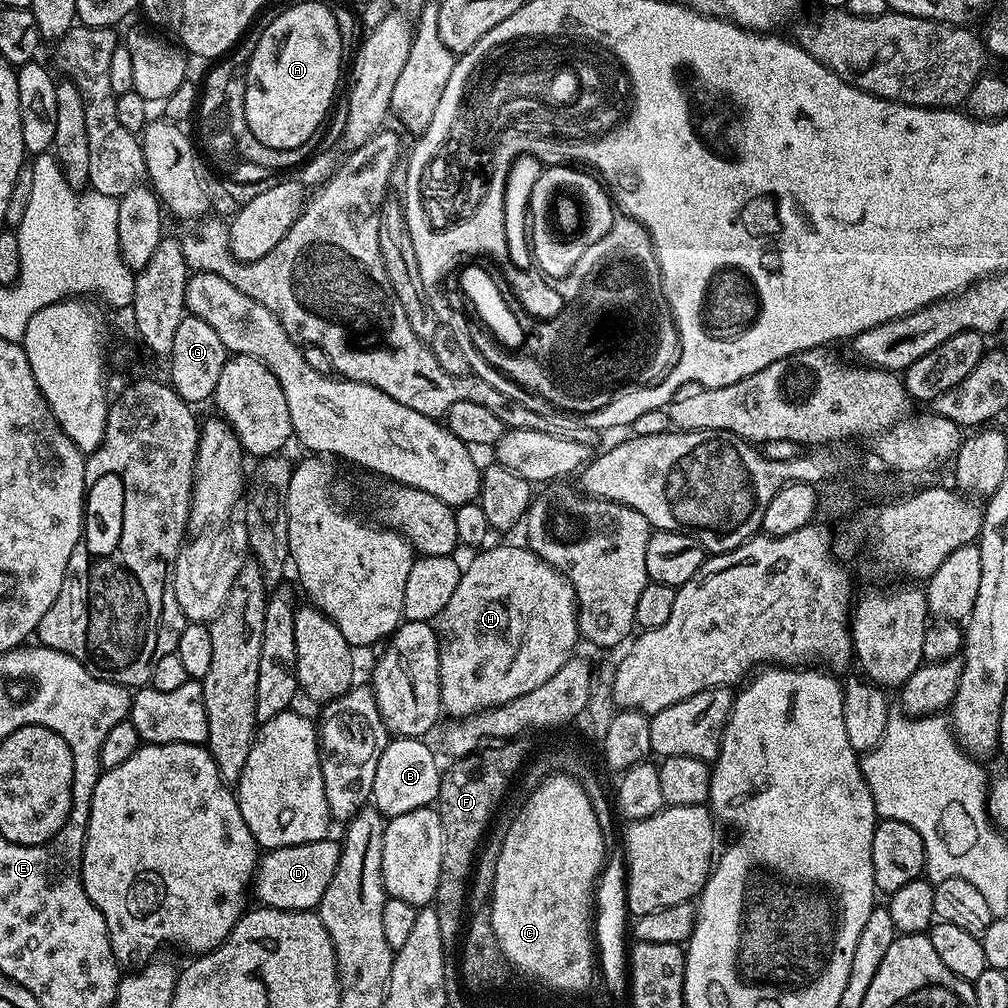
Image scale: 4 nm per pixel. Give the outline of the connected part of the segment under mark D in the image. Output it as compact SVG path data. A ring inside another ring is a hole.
M335 839L319 840L295 844L285 848L274 848L265 851L256 865L254 877L254 896L266 908L277 908L287 912L307 912L319 905L326 894L326 886L330 886L330 878L334 878L334 870L338 866L341 845Z

